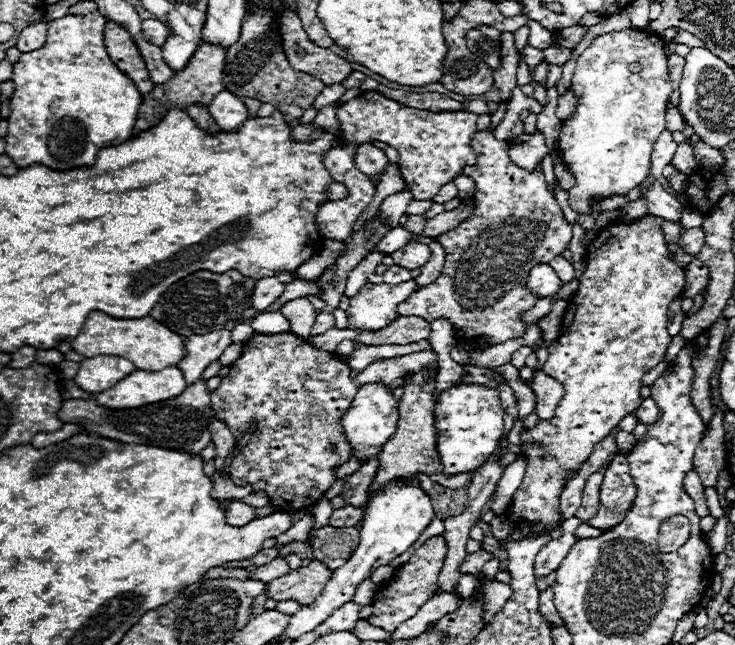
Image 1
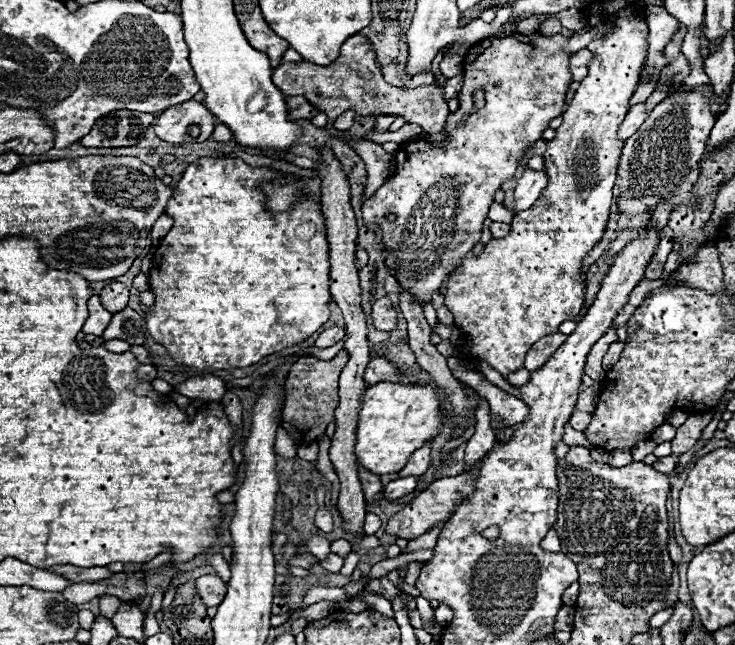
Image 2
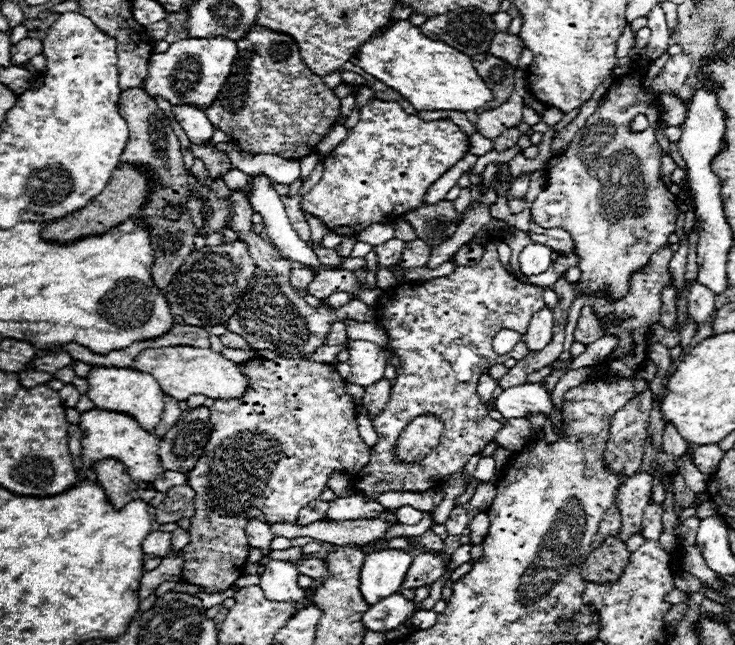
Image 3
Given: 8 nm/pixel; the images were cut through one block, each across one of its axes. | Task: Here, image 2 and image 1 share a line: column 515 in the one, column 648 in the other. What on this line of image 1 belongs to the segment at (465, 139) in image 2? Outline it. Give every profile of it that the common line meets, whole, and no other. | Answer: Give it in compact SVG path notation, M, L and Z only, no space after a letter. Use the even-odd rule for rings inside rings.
M620 30L620 32L610 32L610 34L602 34L598 38L592 40L592 44L578 56L578 62L576 62L576 70L574 70L574 76L572 76L572 90L574 94L578 96L578 106L576 110L570 114L570 118L566 118L562 122L562 128L560 128L560 138L558 138L558 152L562 154L564 158L564 164L568 168L568 172L576 178L576 184L574 188L568 190L568 204L572 210L576 210L578 214L592 214L592 200L602 200L602 198L610 198L610 196L626 196L632 188L636 188L638 184L642 184L648 174L650 174L650 158L652 158L652 150L654 150L654 144L658 140L658 136L666 130L666 110L668 110L668 98L672 94L672 82L670 82L670 76L668 76L668 56L664 52L664 40L658 40L658 36L652 36L652 34L646 34L646 32L640 32L640 30ZM632 62L638 62L642 66L640 72L630 72L628 70L628 64Z

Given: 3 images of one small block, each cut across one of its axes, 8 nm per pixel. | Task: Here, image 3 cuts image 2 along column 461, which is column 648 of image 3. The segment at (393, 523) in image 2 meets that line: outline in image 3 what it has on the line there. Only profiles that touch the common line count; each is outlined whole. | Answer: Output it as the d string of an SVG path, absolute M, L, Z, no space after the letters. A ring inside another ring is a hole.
M634 474L624 482L624 488L620 488L616 502L622 514L622 530L620 540L626 542L630 536L640 534L642 530L642 514L644 508L650 504L652 496L652 482L654 478L650 474Z

